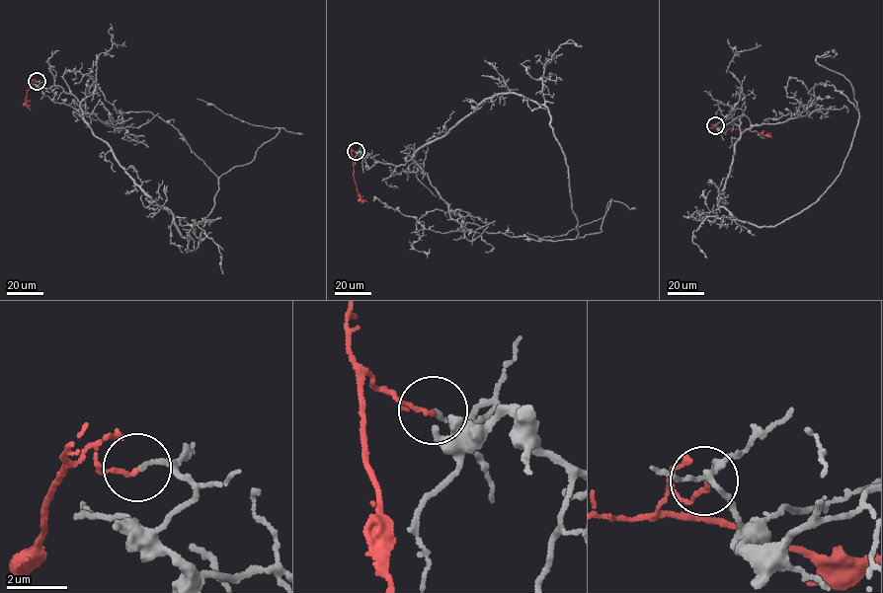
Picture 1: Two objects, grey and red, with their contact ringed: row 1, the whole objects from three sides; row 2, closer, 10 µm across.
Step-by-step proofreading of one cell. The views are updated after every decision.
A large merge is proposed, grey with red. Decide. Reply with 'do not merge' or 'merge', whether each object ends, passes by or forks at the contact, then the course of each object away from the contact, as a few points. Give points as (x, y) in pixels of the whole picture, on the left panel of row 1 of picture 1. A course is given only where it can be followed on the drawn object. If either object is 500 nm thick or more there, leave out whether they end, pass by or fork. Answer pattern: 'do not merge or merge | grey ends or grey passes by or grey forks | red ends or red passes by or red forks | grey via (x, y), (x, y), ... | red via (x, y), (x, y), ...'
do not merge | grey ends | red ends | grey via (37, 81), (73, 95), (198, 248), (218, 178), (177, 129), (120, 120), (90, 77), (85, 111), (40, 99) | red via (37, 81), (33, 81), (27, 91), (25, 105), (31, 110)

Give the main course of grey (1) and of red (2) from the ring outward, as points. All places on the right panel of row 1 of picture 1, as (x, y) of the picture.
1: (715, 125), (741, 122), (717, 204), (769, 227), (827, 188), (859, 116), (791, 78), (811, 100), (768, 123)
2: (715, 125), (712, 127), (746, 130), (771, 137)

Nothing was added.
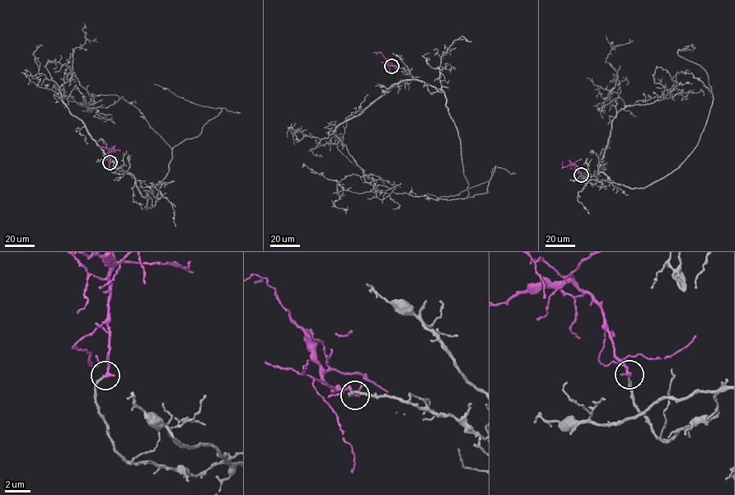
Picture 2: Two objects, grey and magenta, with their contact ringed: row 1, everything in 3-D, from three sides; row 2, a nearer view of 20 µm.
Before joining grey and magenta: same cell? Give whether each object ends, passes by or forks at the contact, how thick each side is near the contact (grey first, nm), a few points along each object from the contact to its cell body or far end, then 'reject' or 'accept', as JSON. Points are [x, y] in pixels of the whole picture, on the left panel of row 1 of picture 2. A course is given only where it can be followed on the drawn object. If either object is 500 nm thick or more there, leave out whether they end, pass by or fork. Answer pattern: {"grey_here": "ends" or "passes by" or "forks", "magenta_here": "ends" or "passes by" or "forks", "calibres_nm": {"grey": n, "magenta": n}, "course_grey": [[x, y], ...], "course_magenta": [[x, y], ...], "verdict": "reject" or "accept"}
{"grey_here": "ends", "magenta_here": "ends", "calibres_nm": {"grey": 180, "magenta": 280}, "course_grey": [[110, 162], [133, 175], [150, 208], [171, 148], [123, 98], [91, 101], [67, 67], [63, 94], [27, 85]], "course_magenta": [[110, 162], [111, 150], [100, 147]], "verdict": "accept"}

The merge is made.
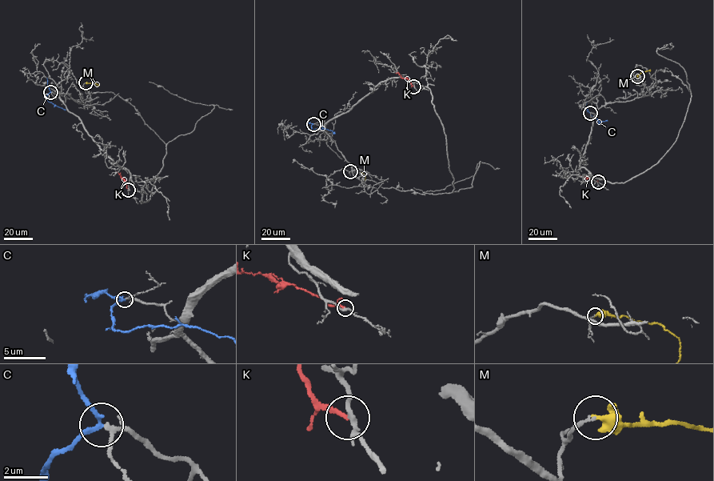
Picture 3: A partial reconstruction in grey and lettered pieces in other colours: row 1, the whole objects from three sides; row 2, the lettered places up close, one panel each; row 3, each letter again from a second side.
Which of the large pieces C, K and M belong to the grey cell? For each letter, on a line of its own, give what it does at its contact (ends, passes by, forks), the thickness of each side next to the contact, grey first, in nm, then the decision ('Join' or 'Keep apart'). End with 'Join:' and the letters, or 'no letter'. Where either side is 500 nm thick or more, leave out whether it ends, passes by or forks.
C: It passes by. Thickness 130 nm (grey) against 180 nm. Join
K: It ends there. Thickness 200 nm (grey) against 190 nm. Keep apart
M: It passes by. Thickness 130 nm (grey) against 320 nm. Keep apart
Join: C

